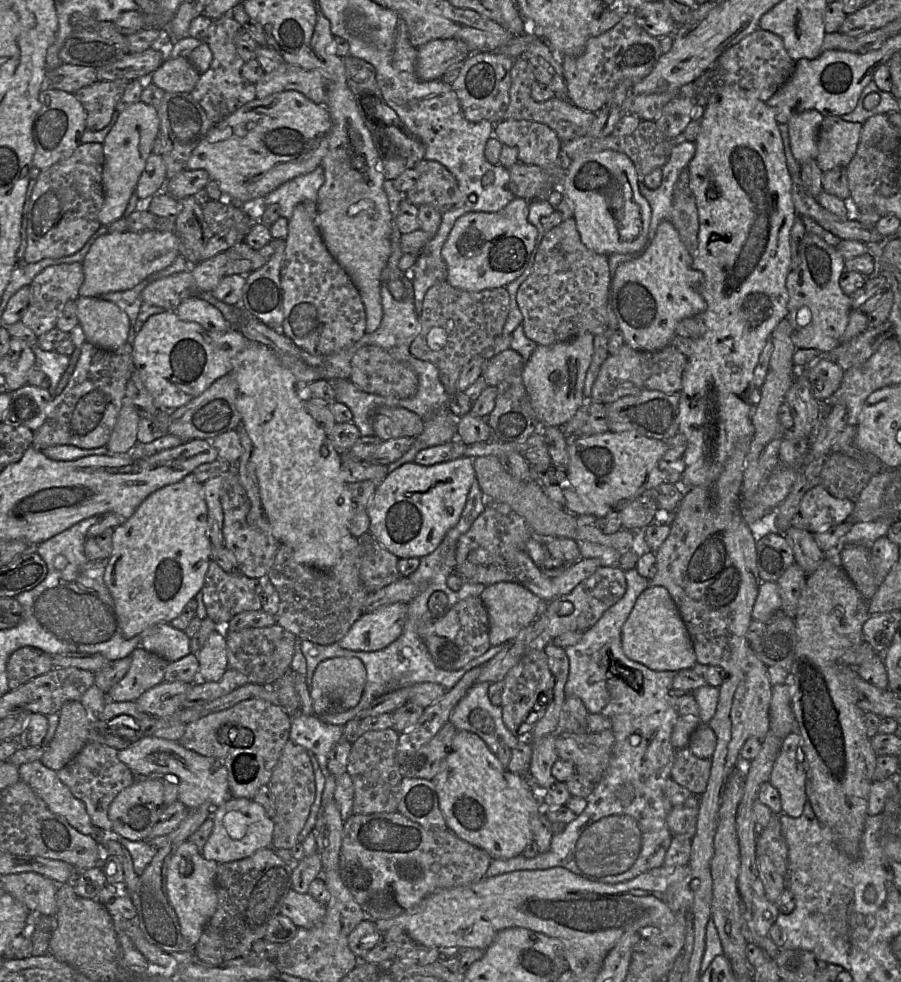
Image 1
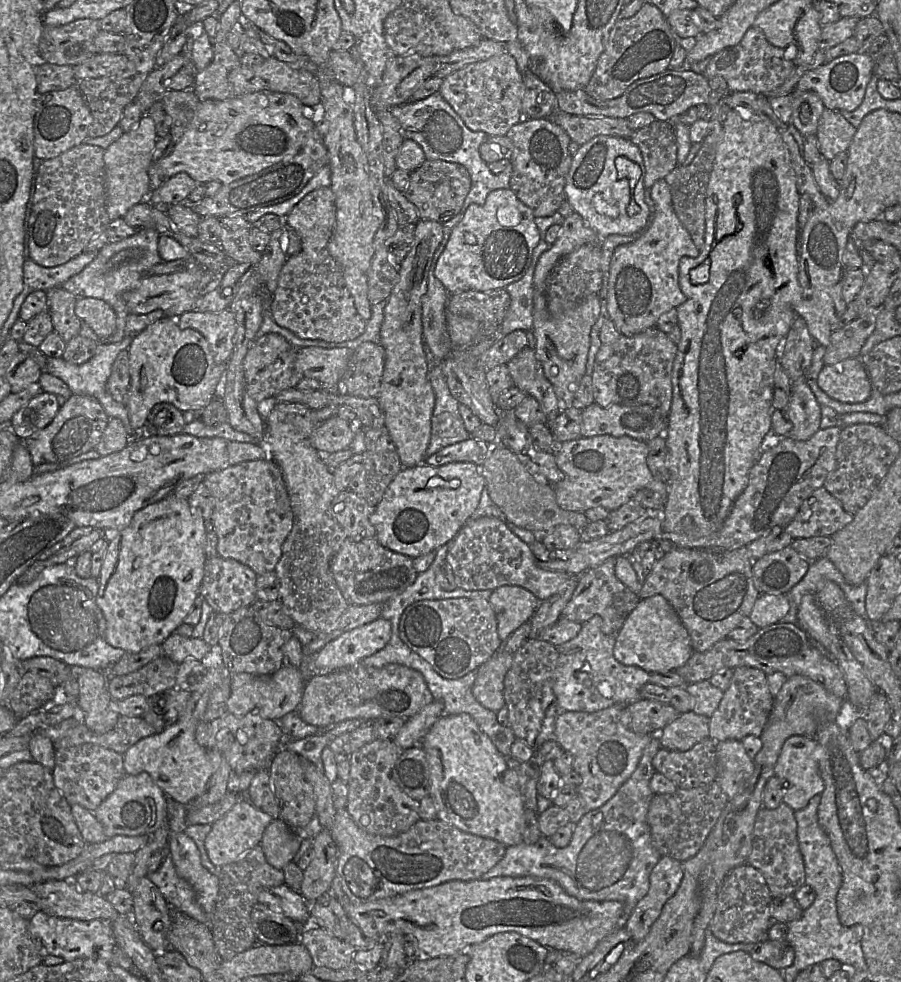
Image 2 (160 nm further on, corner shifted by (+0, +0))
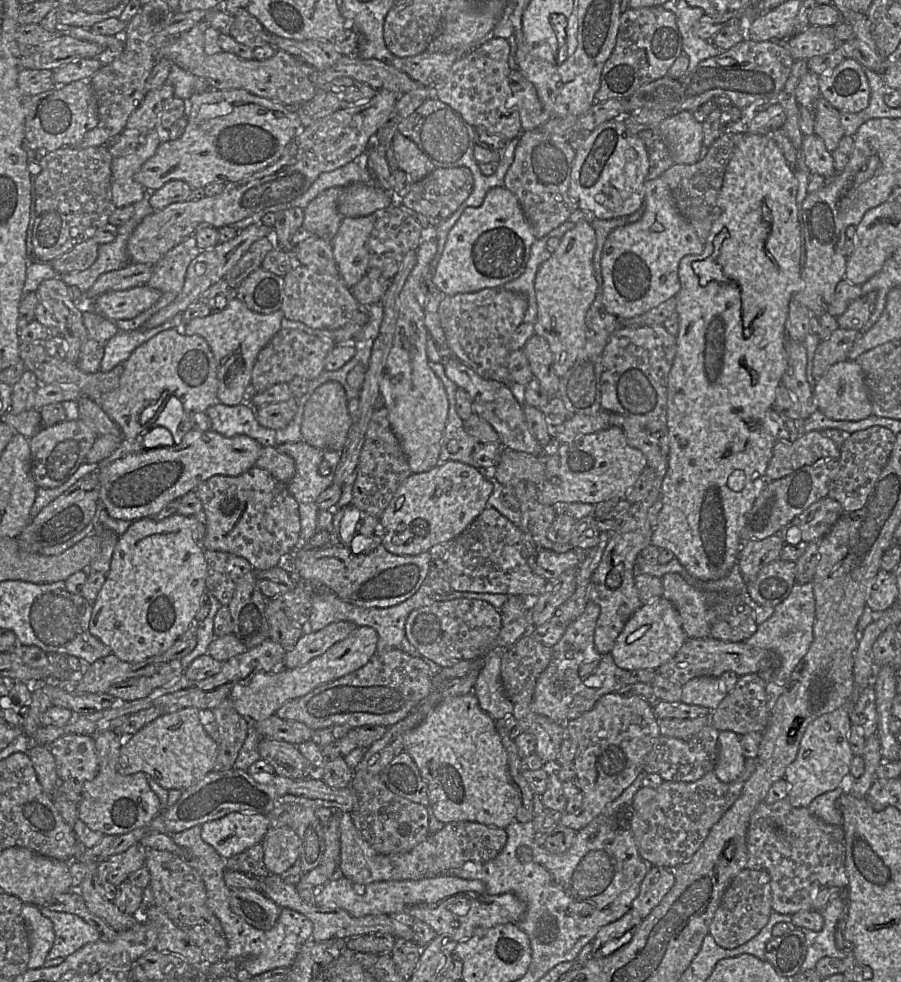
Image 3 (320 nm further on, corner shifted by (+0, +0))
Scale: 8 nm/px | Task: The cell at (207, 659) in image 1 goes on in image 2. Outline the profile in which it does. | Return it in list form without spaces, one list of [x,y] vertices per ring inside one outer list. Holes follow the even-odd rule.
[[[223,658],[221,666],[207,668],[204,677],[191,692],[177,721],[166,726],[161,732],[142,738],[122,754],[126,774],[137,775],[147,772],[169,798],[183,805],[191,803],[202,794],[210,777],[220,766],[222,754],[218,750],[201,746],[195,738],[195,730],[202,721],[212,690],[222,679],[230,676],[231,673],[226,669]]]

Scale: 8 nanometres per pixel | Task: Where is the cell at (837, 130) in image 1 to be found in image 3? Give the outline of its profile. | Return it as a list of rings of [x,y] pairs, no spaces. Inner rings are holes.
[[[820,95],[814,107],[814,134],[833,152],[845,136],[840,112]]]

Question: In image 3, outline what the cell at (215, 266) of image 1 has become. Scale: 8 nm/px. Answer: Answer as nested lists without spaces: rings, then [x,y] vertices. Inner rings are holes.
[[[148,285],[107,292],[95,299],[94,312],[114,322],[133,319],[153,306],[160,297],[161,292]]]

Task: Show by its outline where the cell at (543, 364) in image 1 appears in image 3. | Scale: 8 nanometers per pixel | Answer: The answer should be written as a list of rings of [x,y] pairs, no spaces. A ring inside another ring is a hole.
[[[590,217],[575,224],[560,239],[557,249],[543,262],[535,277],[537,318],[534,334],[543,337],[553,354],[554,371],[559,378],[574,364],[588,338],[586,313],[596,297],[597,281],[593,269],[596,234]]]

